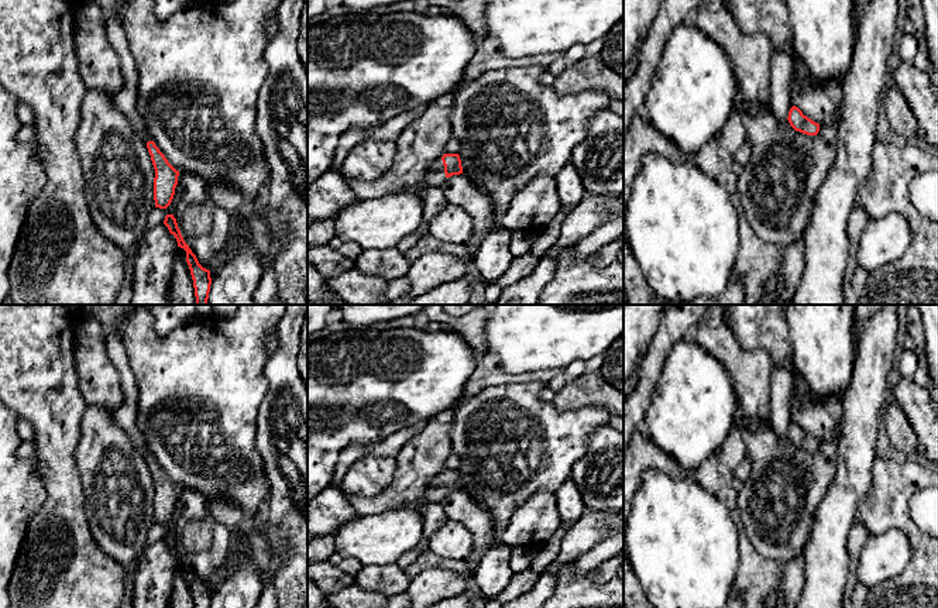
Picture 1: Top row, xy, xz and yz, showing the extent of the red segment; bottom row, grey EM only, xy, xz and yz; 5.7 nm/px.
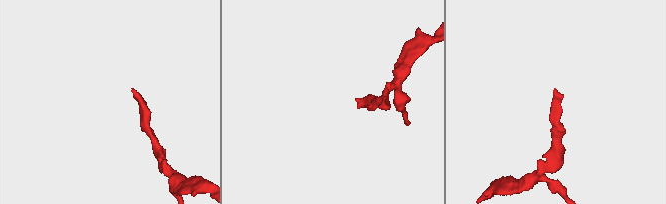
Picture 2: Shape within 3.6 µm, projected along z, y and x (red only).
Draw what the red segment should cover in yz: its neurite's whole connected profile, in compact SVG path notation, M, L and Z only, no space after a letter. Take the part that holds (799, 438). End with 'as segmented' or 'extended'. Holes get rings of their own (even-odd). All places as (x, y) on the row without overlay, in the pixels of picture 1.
M793 422L787 433L790 442L803 450L817 451L820 447L820 440L803 430L803 427Z; as segmented

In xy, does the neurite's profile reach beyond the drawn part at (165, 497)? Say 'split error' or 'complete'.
complete

